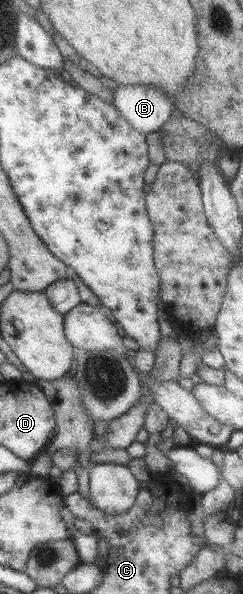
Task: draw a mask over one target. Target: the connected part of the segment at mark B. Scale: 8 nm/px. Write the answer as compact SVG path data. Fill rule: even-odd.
M128 84L119 86L113 90L112 104L120 113L120 116L128 122L128 124L141 132L142 134L157 132L157 130L170 118L172 111L175 109L173 99L166 94L162 94L162 90L156 90L152 86L144 86L144 84Z

